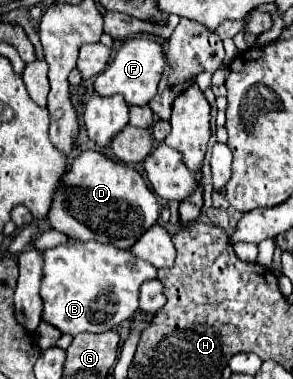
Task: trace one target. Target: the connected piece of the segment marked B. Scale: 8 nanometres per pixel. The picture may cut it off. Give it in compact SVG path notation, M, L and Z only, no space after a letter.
M69 237L67 243L43 251L43 277L39 289L43 299L41 321L71 337L79 333L103 333L117 329L139 311L141 283L155 277L157 269L147 261L133 257L127 249L121 251L115 245L77 241Z

